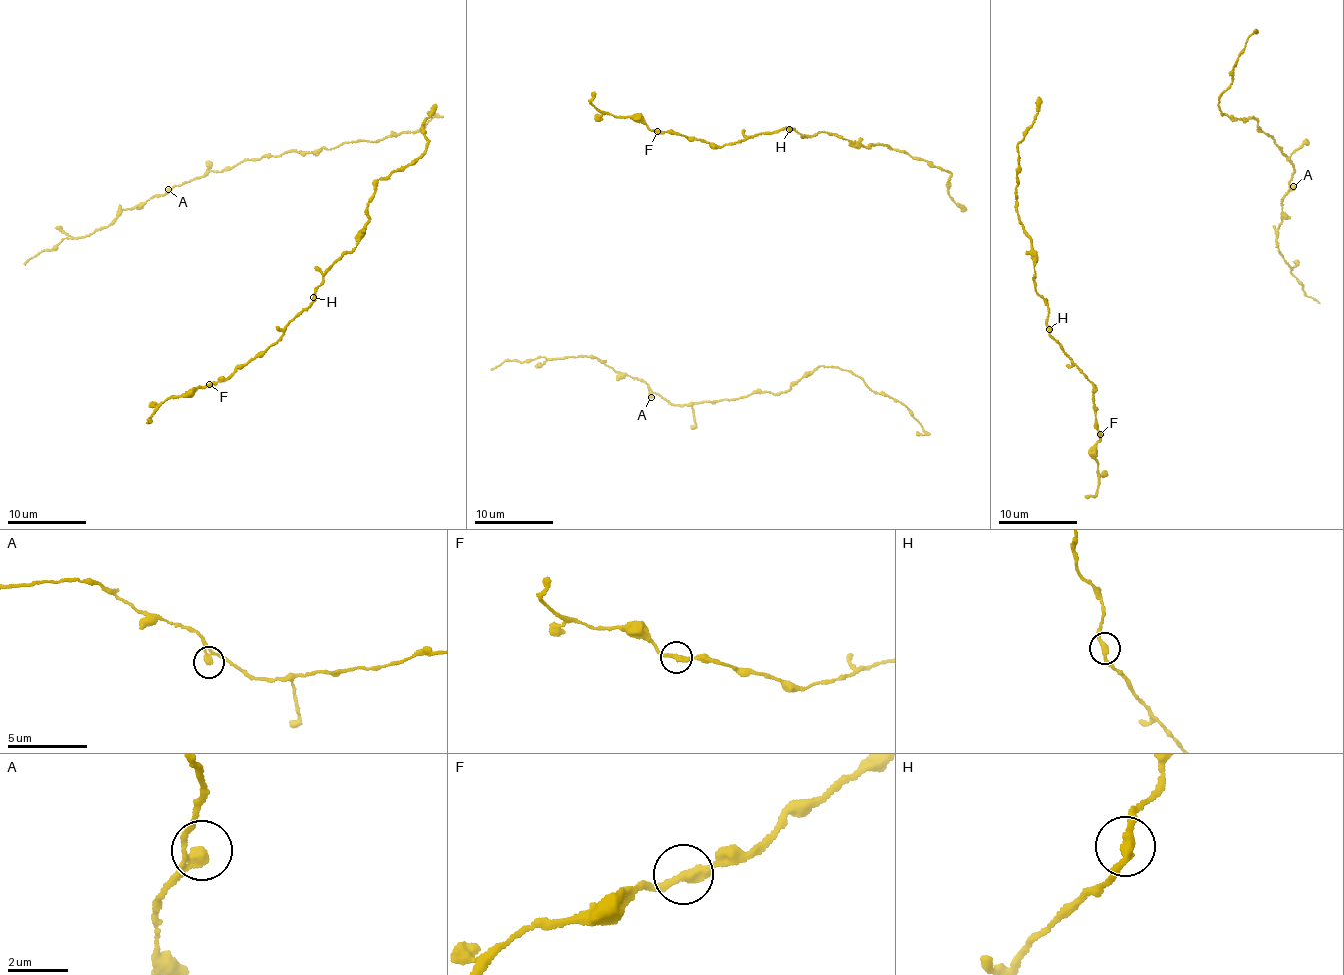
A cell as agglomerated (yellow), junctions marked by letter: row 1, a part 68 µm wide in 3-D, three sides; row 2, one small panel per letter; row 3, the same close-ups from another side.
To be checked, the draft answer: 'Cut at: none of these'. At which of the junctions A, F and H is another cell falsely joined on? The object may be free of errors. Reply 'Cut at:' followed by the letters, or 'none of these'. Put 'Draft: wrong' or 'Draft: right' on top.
Draft: right
Cut at: none of these

